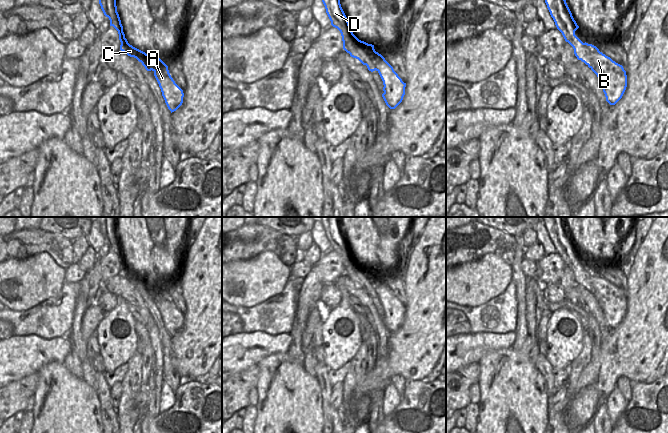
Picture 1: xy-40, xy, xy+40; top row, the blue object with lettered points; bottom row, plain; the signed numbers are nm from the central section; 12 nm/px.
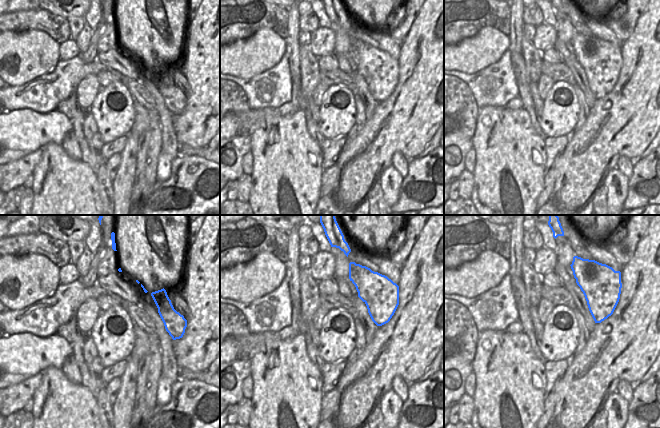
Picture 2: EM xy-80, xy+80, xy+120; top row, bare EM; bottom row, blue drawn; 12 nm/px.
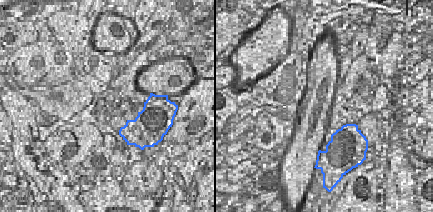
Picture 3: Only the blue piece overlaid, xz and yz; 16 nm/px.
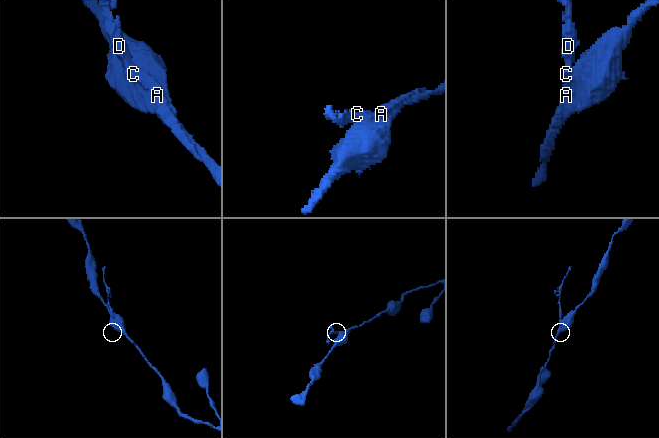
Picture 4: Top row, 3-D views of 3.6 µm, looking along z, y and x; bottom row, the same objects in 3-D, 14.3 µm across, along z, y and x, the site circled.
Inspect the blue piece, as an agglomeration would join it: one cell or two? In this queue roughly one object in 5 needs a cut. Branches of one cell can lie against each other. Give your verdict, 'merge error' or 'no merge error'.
merge error

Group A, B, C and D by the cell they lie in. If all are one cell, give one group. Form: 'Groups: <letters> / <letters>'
Groups: A B / C D.

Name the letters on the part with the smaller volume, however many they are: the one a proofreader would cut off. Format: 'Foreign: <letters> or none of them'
Foreign: C, D

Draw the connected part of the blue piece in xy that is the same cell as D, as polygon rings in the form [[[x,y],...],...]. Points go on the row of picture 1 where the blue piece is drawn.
[[[322,0],[331,25],[337,28],[342,36],[343,49],[351,57],[358,59],[368,70],[377,71],[372,59],[366,54],[366,48],[353,34],[347,17],[341,7],[340,0]]]

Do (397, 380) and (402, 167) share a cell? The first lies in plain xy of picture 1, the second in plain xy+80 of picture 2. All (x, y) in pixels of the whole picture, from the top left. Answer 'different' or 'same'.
same

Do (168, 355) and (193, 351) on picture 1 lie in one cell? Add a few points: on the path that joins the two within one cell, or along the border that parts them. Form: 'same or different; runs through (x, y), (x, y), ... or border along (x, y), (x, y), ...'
different; border along (170, 337), (174, 367), (180, 377)

